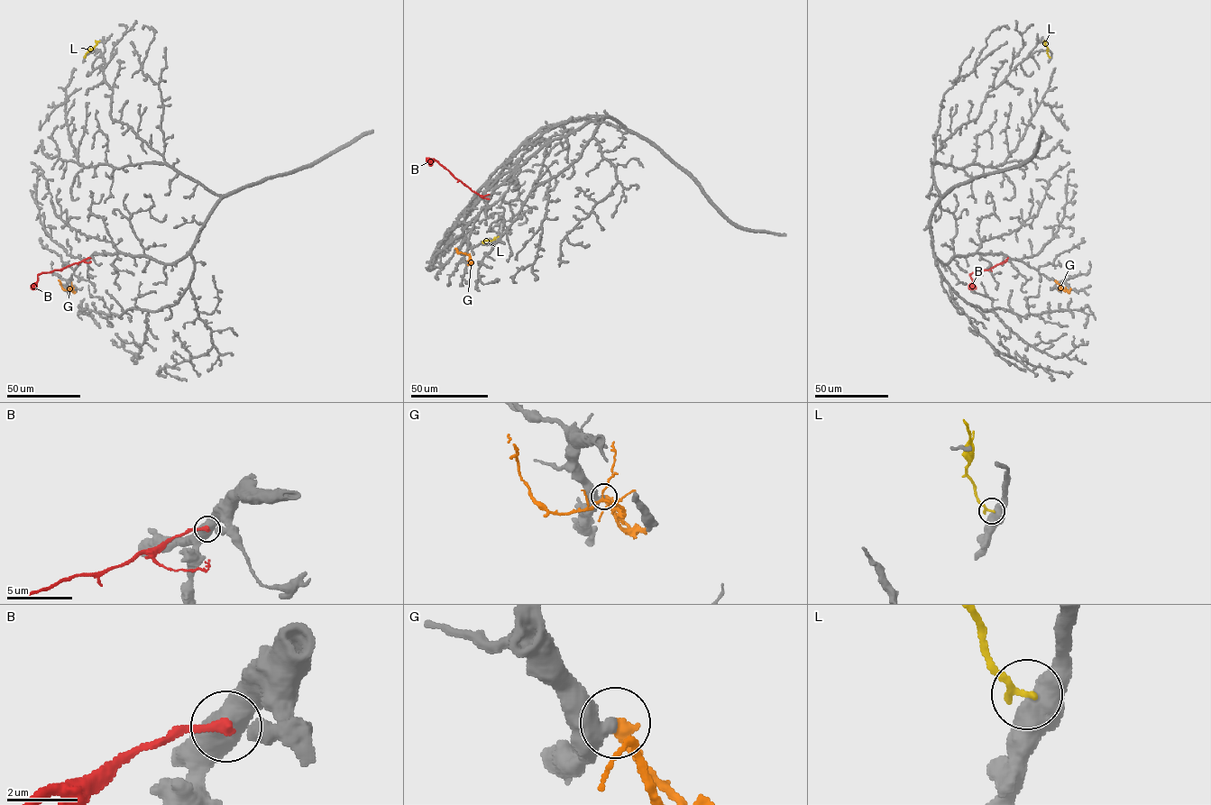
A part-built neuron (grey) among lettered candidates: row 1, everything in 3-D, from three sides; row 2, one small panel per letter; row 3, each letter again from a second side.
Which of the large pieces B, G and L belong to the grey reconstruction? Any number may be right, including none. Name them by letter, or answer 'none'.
none

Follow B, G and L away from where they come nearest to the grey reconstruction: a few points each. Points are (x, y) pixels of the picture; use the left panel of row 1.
B: (90, 258), (39, 274), (32, 289)
G: (70, 288), (73, 292), (71, 288), (64, 289), (58, 279)
L: (85, 57), (99, 41)

